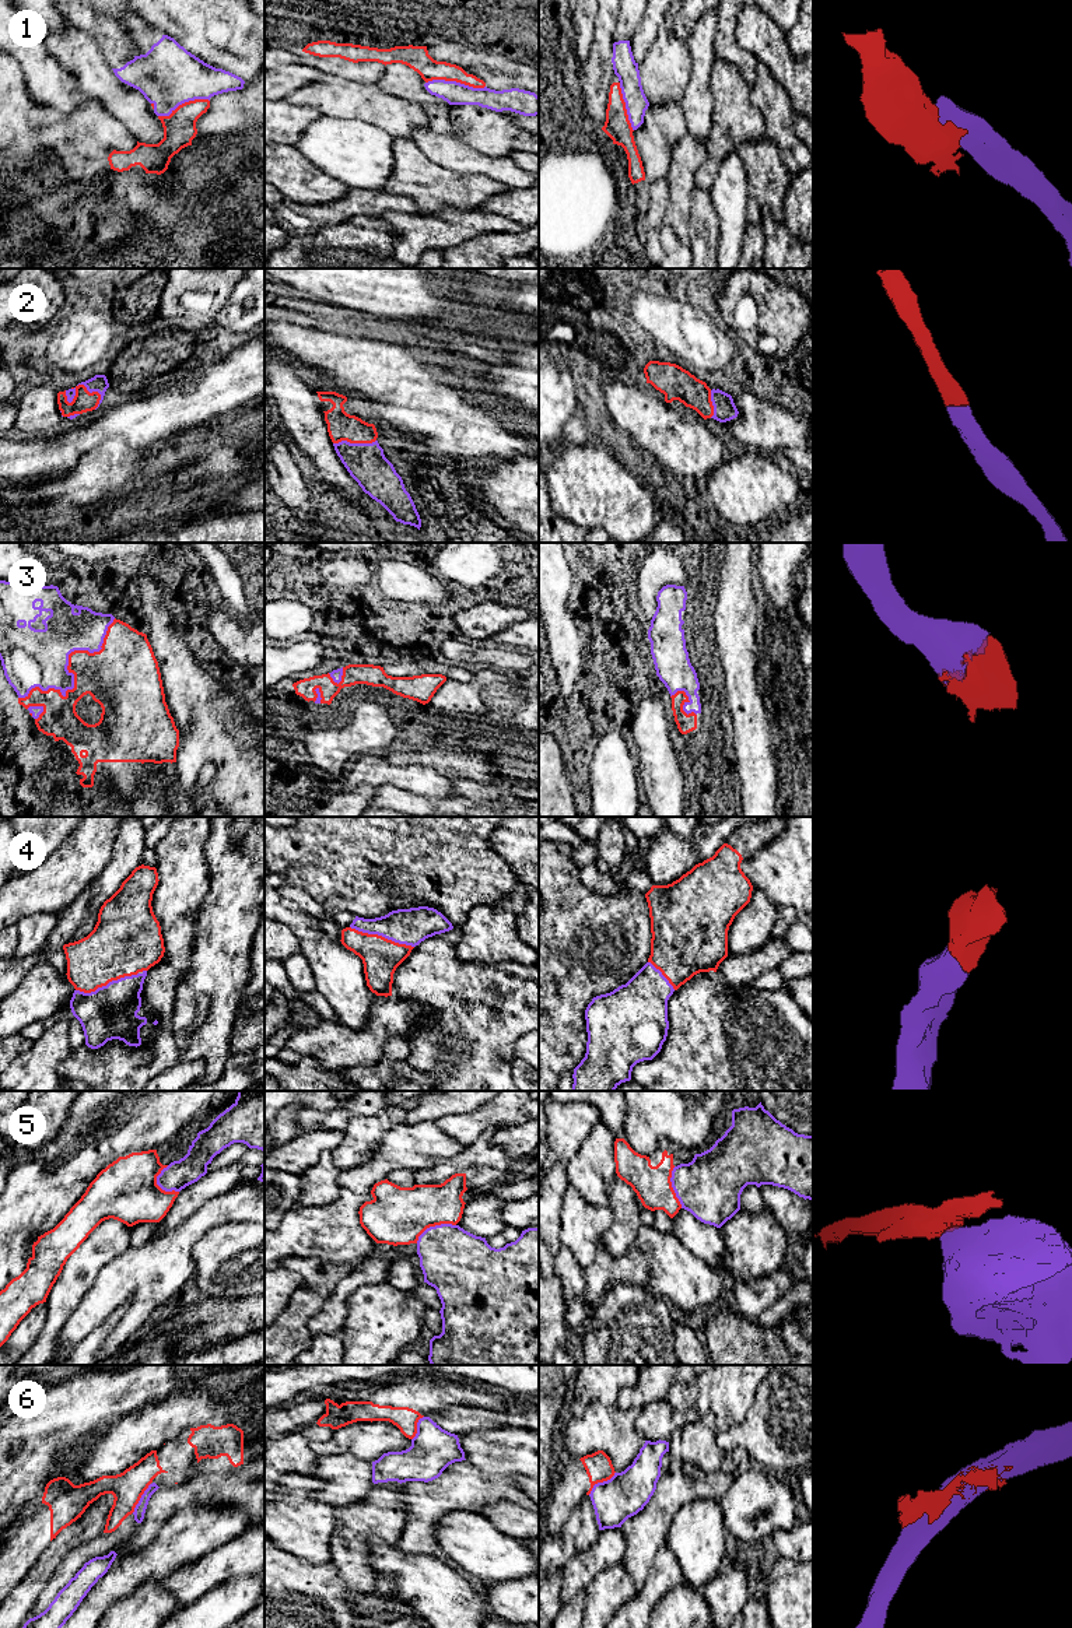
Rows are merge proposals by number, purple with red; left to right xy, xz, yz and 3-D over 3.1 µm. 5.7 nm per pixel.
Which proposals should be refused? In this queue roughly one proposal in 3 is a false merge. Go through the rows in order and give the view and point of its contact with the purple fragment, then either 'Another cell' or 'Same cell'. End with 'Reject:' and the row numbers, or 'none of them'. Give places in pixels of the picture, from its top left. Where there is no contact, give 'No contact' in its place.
1: Touches purple at xz (455, 81). Another cell
2: Touches purple at xy (80, 383). Same cell
3: Touches purple at xy (66, 669). Same cell
4: Touches purple at xz (382, 936). Same cell
5: Touches purple at xz (435, 1225). Another cell
6: Touches purple at yz (601, 1483). Another cell
Reject: 1, 5, 6

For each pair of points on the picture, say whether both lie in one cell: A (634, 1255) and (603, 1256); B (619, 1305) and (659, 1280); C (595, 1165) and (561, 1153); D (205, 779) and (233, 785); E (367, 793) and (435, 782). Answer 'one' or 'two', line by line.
A: one
B: two
C: two
D: two
E: two

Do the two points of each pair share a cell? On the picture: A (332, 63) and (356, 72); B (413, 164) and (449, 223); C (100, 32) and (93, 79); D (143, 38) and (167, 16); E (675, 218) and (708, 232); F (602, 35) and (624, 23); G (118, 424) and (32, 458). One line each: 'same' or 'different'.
A: same
B: different
C: different
D: different
E: different
F: different
G: same

